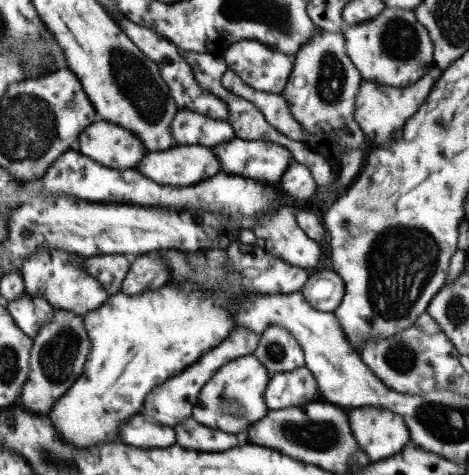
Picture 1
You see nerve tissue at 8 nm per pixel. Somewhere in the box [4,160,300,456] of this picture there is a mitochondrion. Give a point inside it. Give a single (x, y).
(58, 356)

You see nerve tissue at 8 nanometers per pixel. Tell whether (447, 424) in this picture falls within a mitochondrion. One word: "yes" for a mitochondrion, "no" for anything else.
yes

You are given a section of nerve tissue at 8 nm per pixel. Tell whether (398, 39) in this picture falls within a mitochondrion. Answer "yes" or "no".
yes

